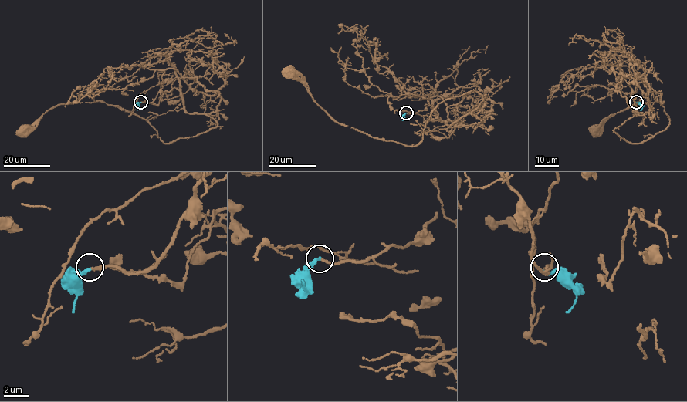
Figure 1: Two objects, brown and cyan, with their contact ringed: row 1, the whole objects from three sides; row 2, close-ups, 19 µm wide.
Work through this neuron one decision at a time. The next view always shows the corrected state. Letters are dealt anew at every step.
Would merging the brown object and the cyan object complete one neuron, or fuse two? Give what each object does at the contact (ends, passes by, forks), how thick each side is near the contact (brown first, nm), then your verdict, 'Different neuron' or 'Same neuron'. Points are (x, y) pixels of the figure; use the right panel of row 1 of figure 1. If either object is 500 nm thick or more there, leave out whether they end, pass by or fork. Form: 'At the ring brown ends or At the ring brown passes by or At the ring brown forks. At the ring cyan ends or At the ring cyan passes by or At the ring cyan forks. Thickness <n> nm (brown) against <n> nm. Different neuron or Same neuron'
At the ring brown ends. At the ring cyan ends. Thickness 220 nm (brown) against 260 nm. Same neuron

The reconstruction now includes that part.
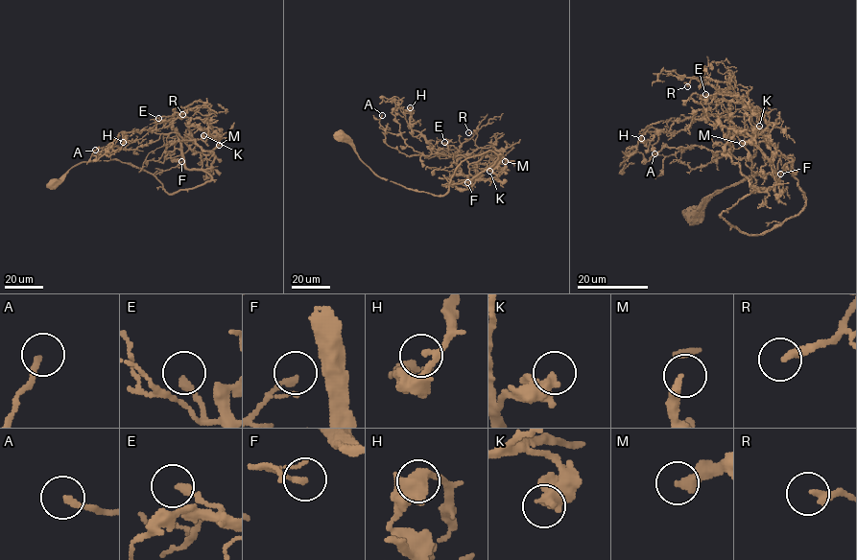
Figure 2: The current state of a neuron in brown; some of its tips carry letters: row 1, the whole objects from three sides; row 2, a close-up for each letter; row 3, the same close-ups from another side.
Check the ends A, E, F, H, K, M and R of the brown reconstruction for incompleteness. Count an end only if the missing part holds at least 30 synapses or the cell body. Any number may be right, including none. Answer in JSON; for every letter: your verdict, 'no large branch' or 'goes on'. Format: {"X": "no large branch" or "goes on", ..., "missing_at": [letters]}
{"A": "no large branch", "E": "no large branch", "F": "no large branch", "H": "no large branch", "K": "no large branch", "M": "goes on", "R": "no large branch", "missing_at": ["M"]}

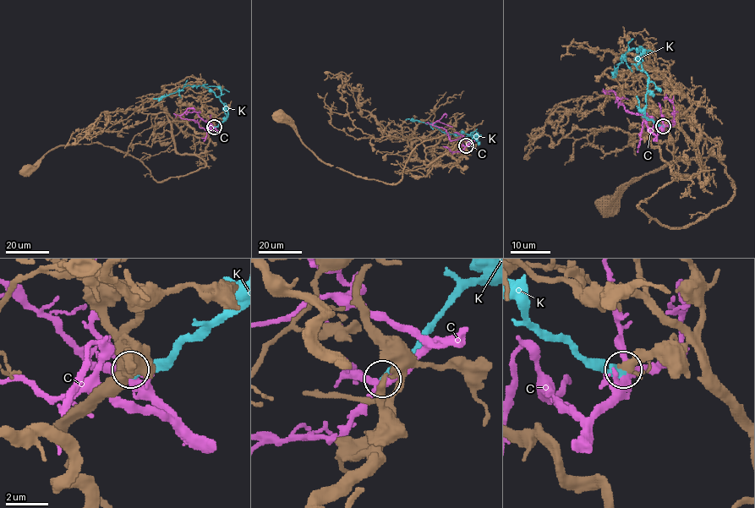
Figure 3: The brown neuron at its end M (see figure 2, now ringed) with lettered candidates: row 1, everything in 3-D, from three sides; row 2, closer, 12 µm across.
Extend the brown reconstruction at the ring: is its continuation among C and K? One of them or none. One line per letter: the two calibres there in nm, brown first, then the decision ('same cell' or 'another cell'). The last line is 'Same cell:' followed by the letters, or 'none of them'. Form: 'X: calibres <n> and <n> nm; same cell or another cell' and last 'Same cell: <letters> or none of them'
C: calibres 440 and 320 nm; another cell
K: calibres 400 and 320 nm; same cell
Same cell: K

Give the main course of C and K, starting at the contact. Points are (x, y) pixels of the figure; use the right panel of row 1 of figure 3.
C: (664, 126), (656, 135), (649, 131), (653, 127), (653, 120), (648, 116), (626, 111), (617, 96), (628, 99)
K: (662, 125), (645, 116), (648, 75), (639, 60), (642, 51), (631, 48), (614, 73)

